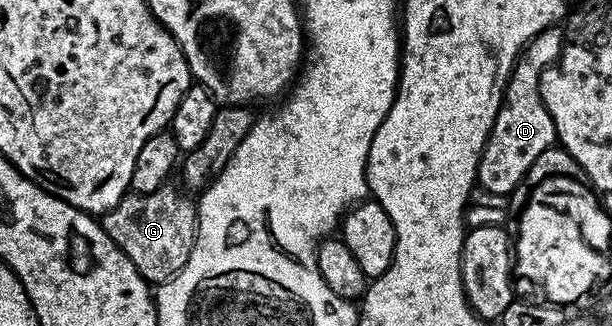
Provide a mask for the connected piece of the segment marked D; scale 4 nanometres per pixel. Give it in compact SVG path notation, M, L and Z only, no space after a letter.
M559 26L542 29L528 40L512 66L512 76L504 86L498 117L494 117L490 137L486 141L476 170L477 184L481 188L484 186L492 195L510 196L540 154L557 142L556 126L542 101L540 78L542 73L560 58L563 44L564 33Z

